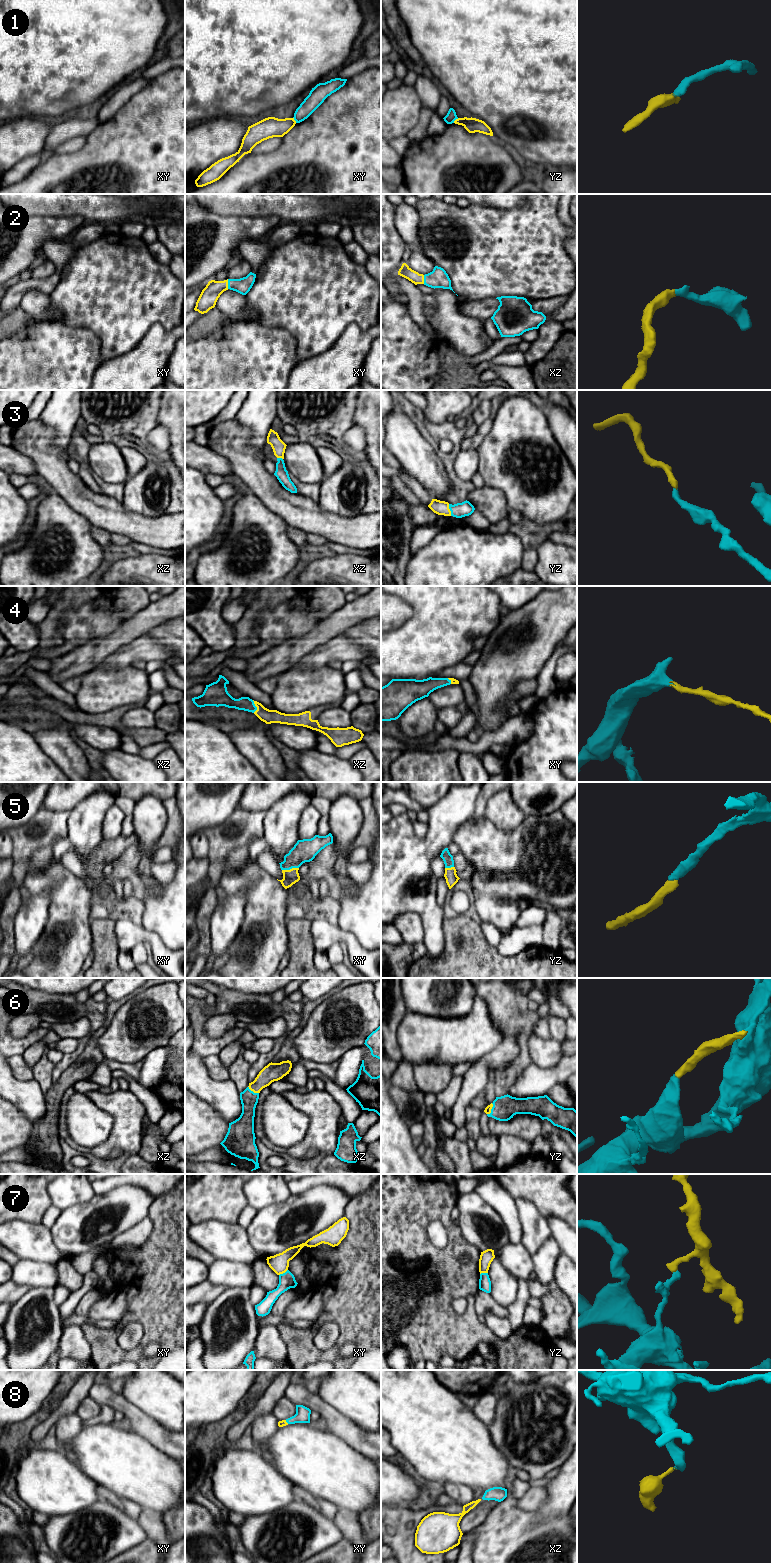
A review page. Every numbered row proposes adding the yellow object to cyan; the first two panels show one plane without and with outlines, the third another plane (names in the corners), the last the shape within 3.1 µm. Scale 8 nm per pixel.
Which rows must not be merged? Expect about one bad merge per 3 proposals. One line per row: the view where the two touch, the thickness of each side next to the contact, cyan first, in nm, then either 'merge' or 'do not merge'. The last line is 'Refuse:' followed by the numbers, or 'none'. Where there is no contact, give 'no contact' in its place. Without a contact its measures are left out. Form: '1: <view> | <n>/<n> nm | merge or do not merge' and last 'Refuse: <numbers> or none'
1: yz | 90/120 nm | do not merge
2: xy | 130/150 nm | merge
3: yz | 120/110 nm | merge
4: xz | 110/110 nm | merge
5: xy | 180/120 nm | merge
6: xz | 140/150 nm | merge
7: xy | 130/160 nm | do not merge
8: xy | 120/50 nm | merge
Refuse: 1, 7

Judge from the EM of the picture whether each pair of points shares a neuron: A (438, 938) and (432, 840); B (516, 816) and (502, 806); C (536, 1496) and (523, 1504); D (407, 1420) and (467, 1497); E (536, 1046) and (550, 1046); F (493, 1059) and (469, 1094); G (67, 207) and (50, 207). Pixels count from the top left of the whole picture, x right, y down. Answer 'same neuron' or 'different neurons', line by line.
A: same neuron
B: same neuron
C: same neuron
D: different neurons
E: same neuron
F: same neuron
G: same neuron

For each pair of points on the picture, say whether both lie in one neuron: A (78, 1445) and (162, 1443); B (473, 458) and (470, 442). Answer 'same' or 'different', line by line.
A: different
B: different

